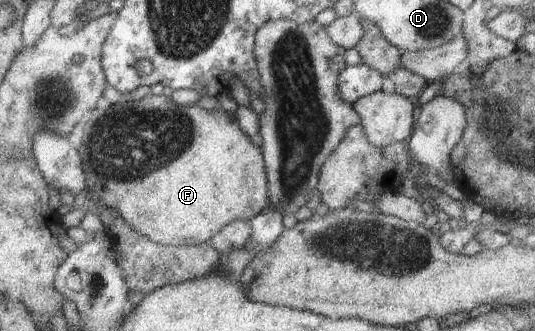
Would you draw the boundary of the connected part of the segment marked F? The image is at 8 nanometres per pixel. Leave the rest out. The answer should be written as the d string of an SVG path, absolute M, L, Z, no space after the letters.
M147 95L139 99L138 102L128 102L128 104L116 104L107 109L96 109L92 112L83 126L78 128L82 145L78 148L81 156L82 168L87 178L87 195L84 204L80 208L74 208L68 214L60 216L64 230L72 226L80 226L82 218L88 214L98 214L99 209L109 207L117 211L121 217L132 225L132 228L141 235L147 236L152 242L161 245L190 246L210 242L216 234L222 232L224 227L237 220L250 221L258 216L264 209L272 204L273 197L268 186L267 166L265 164L262 148L257 147L251 138L243 131L239 120L234 114L228 114L226 111L209 111L203 109L200 105L193 107L183 107L176 104L173 98L167 98L164 95Z

